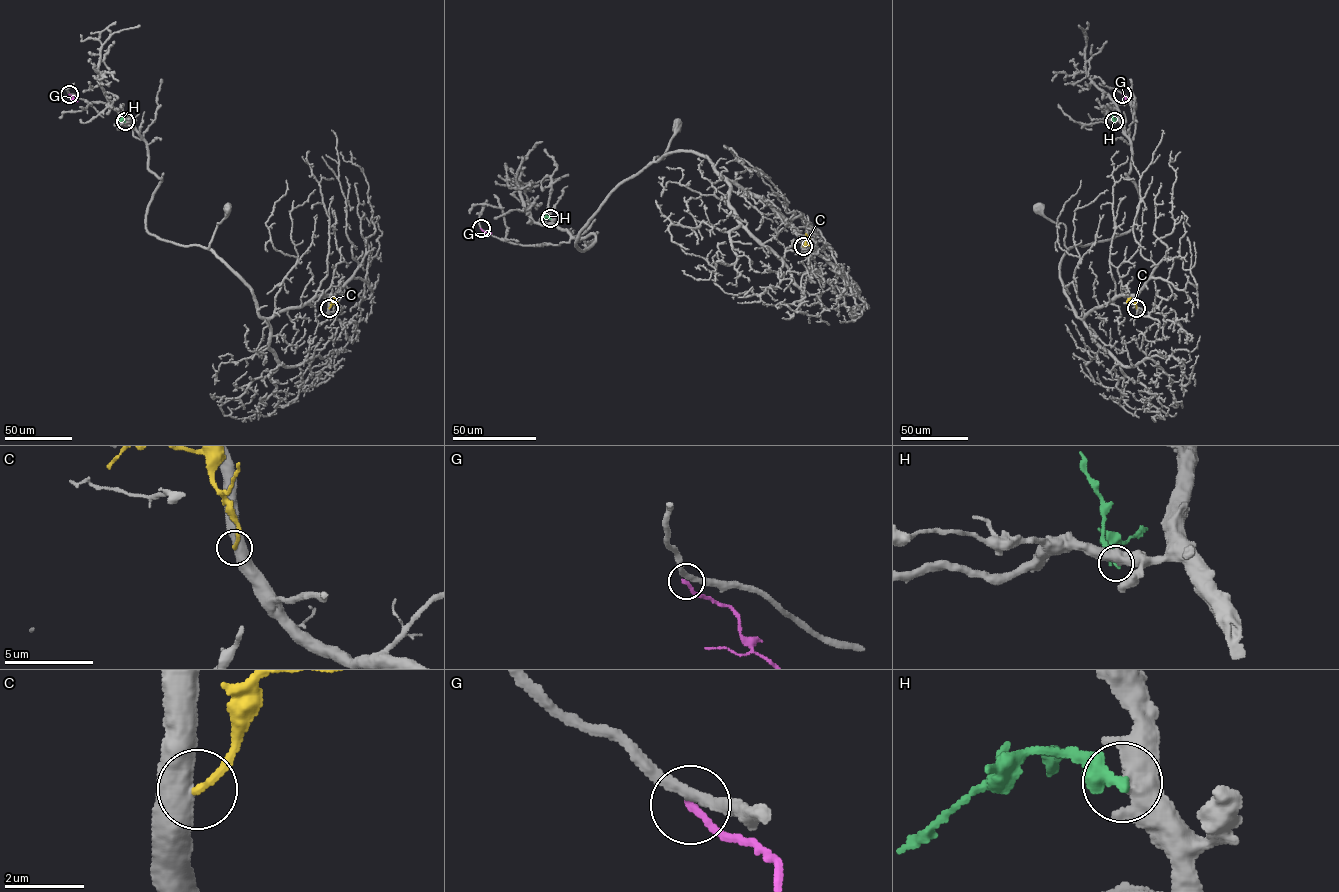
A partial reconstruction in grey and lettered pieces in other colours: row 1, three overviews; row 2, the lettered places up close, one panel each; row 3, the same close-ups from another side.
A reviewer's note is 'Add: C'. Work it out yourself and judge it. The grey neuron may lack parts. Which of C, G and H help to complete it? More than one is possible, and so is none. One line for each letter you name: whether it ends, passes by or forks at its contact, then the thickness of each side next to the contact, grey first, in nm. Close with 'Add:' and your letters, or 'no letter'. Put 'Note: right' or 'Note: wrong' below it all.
Add: no letter
Note: wrong

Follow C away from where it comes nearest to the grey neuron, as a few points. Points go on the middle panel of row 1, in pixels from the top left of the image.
C: (803, 246), (806, 244), (806, 234)

